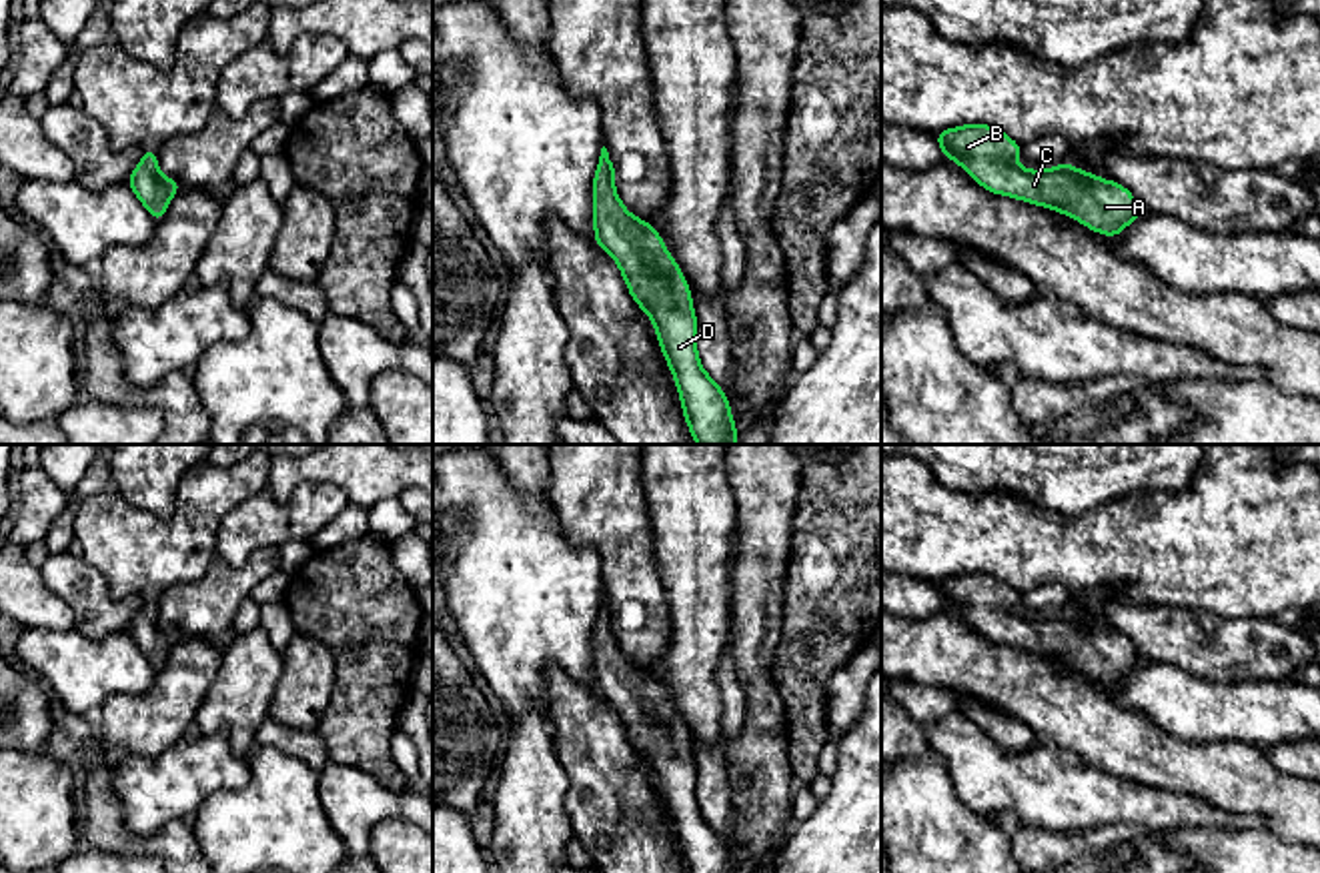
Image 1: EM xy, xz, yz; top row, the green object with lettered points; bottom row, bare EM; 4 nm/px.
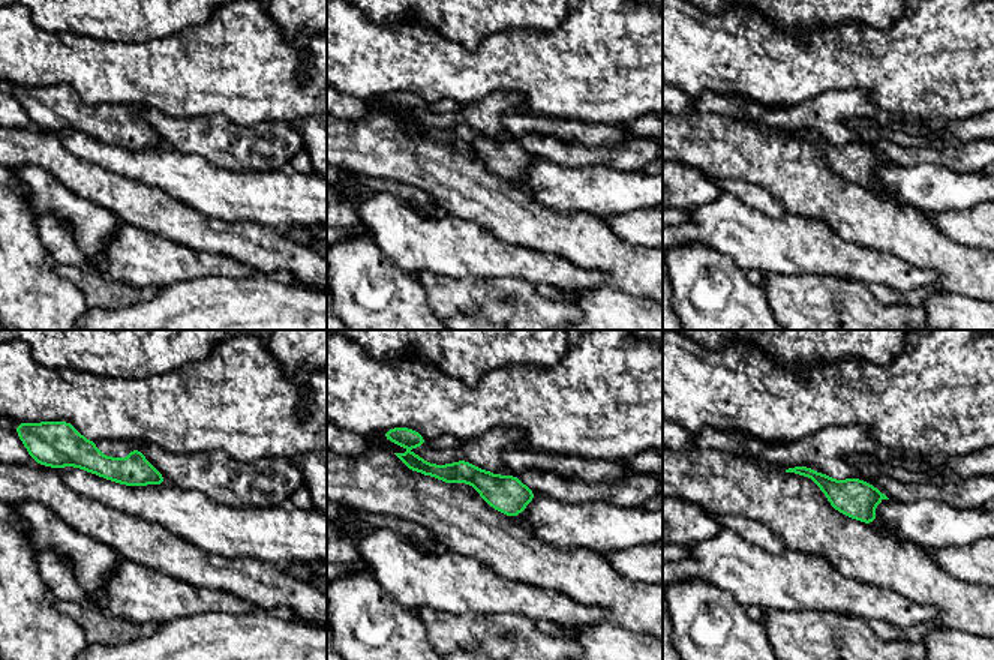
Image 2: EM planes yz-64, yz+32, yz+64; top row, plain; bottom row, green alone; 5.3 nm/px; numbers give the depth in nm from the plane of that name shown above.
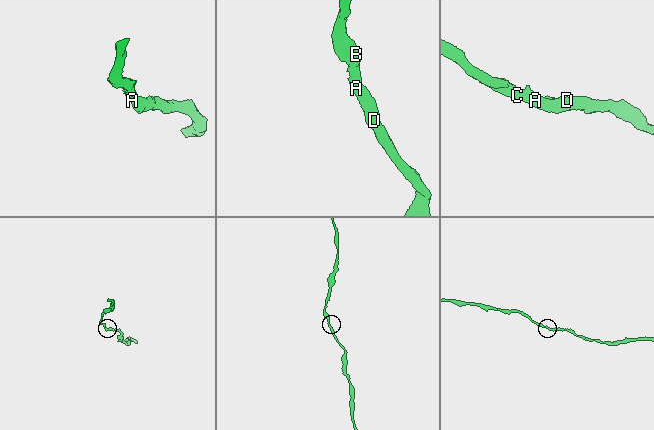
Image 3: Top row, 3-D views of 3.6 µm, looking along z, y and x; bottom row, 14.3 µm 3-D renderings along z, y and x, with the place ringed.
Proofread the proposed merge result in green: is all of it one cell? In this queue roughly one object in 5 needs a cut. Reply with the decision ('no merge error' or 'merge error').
no merge error

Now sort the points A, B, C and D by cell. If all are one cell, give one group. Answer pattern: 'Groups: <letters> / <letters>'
Groups: A B C D

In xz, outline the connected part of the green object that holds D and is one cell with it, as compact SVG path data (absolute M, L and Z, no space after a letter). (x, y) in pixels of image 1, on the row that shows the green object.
M601 148L593 178L595 242L619 264L629 294L651 318L673 372L689 432L697 445L737 445L721 386L703 370L695 346L697 318L689 284L659 232L627 212L615 192L615 166Z

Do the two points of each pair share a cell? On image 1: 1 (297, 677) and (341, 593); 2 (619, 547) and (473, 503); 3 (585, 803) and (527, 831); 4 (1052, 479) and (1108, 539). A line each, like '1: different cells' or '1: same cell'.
1: different cells
2: different cells
3: different cells
4: different cells

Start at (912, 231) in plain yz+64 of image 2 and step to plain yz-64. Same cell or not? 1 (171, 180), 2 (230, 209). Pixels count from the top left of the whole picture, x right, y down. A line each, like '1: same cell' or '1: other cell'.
1: other cell
2: other cell

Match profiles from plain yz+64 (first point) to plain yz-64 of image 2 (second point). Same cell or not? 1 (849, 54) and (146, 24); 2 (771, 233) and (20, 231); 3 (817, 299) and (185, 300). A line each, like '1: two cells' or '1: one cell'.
1: two cells
2: two cells
3: two cells

